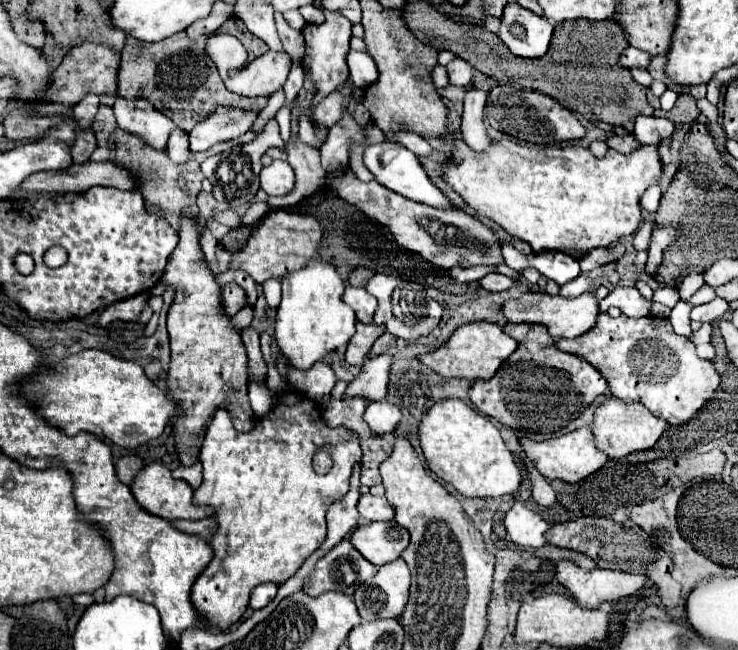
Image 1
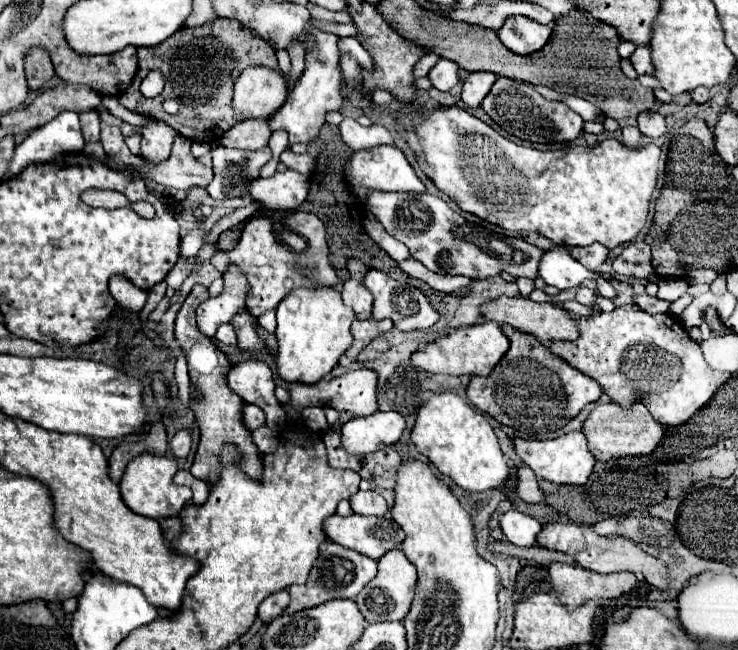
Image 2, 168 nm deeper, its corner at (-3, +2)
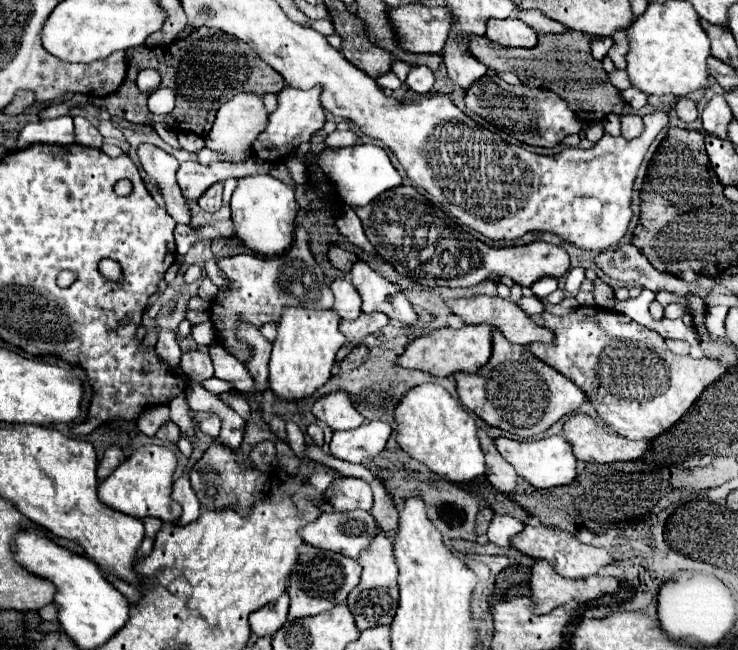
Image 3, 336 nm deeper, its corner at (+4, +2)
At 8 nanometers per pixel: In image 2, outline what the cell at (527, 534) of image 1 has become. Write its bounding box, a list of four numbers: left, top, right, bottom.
[501,510,541,546]

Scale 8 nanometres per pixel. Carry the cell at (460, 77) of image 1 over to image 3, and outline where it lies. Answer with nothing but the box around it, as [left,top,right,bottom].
[406,66,436,94]

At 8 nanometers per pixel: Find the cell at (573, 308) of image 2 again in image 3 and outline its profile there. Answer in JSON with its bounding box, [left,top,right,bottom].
[518,296,546,316]

